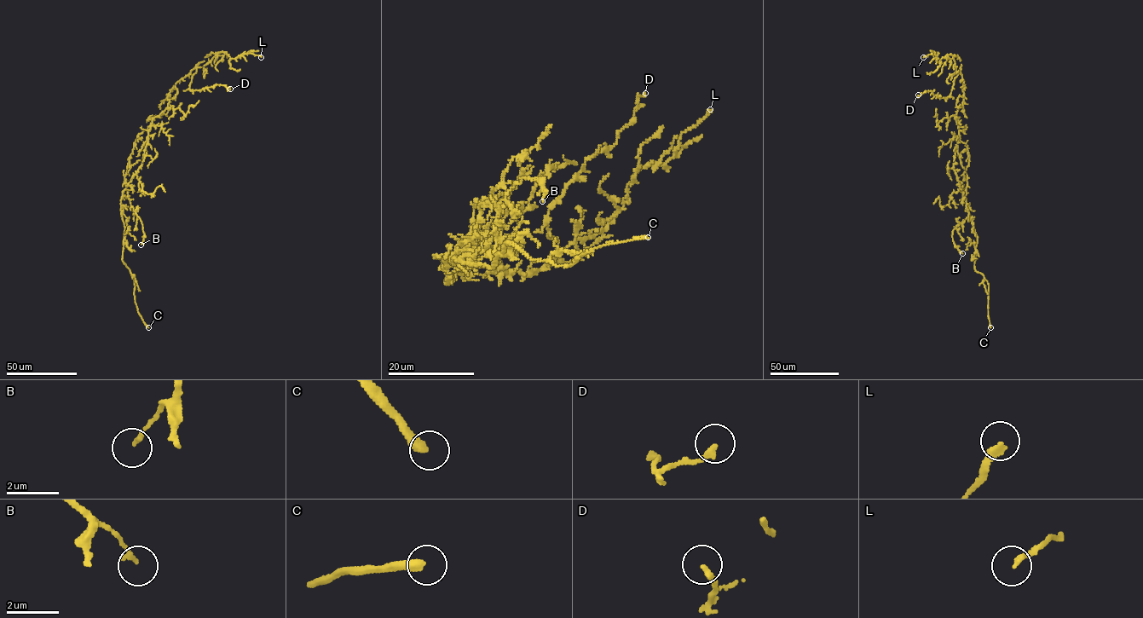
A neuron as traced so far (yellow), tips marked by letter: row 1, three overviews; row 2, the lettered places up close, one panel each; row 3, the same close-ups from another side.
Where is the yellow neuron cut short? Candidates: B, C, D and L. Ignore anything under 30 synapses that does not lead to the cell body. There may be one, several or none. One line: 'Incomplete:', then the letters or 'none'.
Incomplete: C

